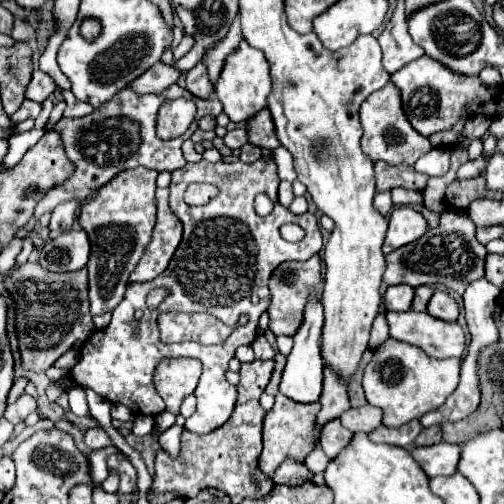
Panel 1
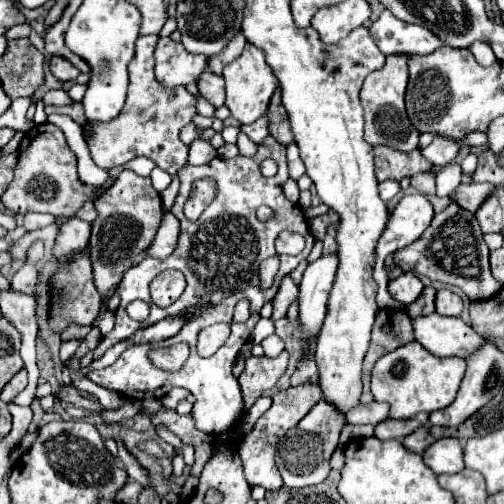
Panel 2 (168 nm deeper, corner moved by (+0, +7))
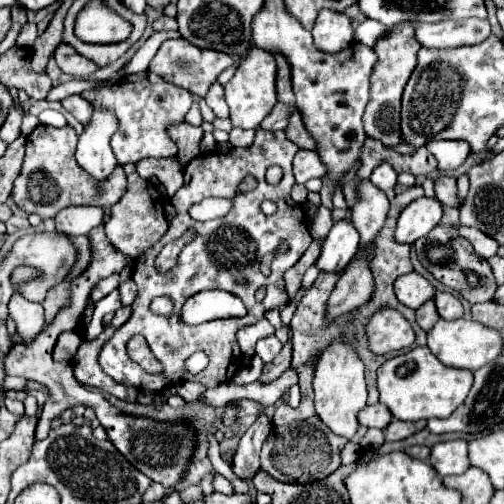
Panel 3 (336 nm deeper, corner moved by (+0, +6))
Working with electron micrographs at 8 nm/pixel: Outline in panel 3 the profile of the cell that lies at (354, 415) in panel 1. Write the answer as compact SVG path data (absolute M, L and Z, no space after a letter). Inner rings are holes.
M374 404L374 406L366 406L362 408L362 412L358 414L358 420L364 428L386 428L392 420L390 410L384 404Z

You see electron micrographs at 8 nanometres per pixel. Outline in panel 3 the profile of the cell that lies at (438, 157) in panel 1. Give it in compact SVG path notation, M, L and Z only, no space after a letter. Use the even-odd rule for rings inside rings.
M434 140L434 142L428 142L426 148L436 158L438 168L444 172L456 170L458 166L462 166L470 154L470 144L462 140Z

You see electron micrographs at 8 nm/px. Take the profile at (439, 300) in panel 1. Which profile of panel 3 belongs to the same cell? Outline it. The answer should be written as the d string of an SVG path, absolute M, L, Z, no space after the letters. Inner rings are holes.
M436 292L434 302L436 302L440 318L444 318L444 320L462 318L462 304L460 304L460 300L456 296L452 296L448 292Z

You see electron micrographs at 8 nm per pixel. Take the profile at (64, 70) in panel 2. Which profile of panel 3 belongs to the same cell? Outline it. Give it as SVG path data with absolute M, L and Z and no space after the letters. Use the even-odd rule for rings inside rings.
M62 42L56 52L54 52L54 58L58 62L58 66L62 68L62 72L66 74L72 74L72 76L78 76L78 78L88 78L92 72L98 70L98 66L94 62L90 62L88 58L84 58L82 54L78 54L74 50L74 46Z

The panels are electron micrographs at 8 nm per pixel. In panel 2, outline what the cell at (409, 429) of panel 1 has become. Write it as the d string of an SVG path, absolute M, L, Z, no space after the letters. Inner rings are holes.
M418 413L416 417L404 419L404 421L386 419L386 421L382 421L382 423L378 423L374 427L374 435L378 439L396 439L396 441L402 441L406 435L410 435L412 431L416 431L422 425L428 425L428 415L426 413Z

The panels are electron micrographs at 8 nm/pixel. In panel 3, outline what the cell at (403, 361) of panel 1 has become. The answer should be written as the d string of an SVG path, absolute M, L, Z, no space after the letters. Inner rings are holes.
M426 346L398 354L378 368L380 402L388 406L395 419L415 422L448 418L468 396L474 376L470 370L444 366Z

